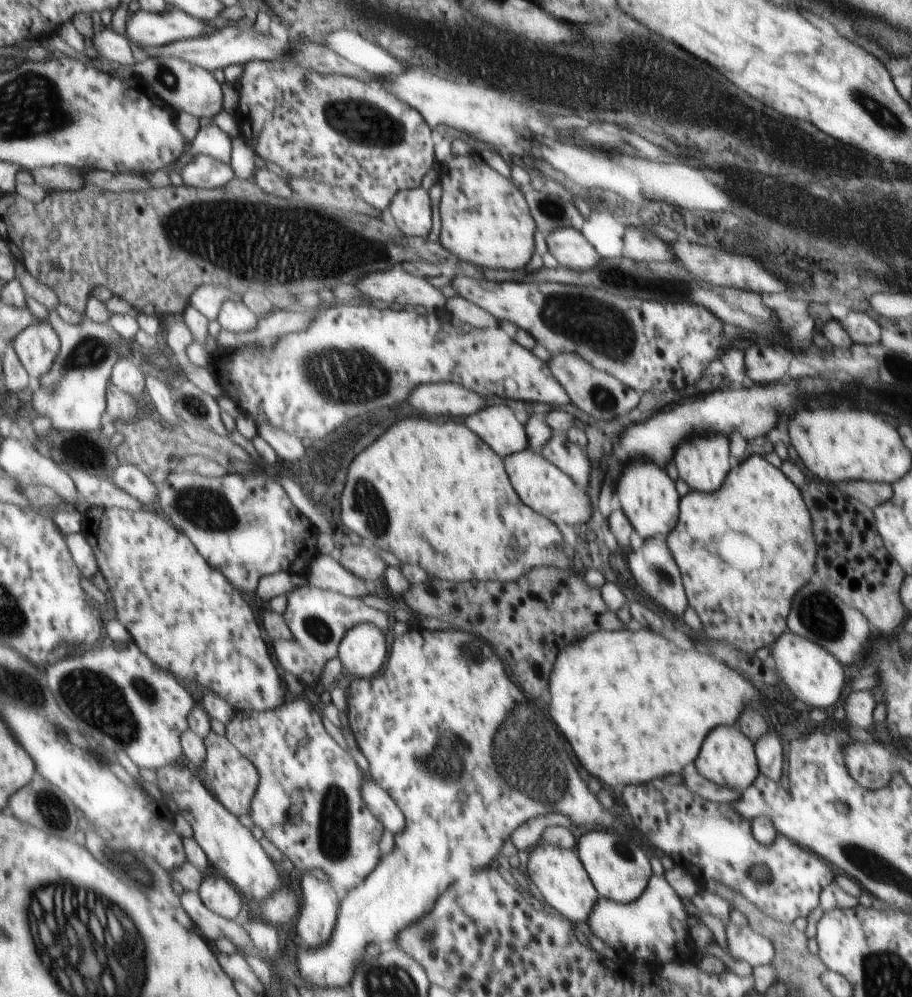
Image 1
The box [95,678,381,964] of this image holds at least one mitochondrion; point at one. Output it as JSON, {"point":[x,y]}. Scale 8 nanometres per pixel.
{"point":[335,816]}

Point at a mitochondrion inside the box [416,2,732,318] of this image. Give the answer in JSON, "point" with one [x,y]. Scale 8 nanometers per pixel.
{"point":[524,54]}

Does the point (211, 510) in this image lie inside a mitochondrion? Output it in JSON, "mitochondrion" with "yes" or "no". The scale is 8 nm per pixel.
{"mitochondrion":"yes"}

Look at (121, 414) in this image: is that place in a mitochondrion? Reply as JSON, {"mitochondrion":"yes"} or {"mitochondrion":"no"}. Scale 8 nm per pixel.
{"mitochondrion":"no"}

